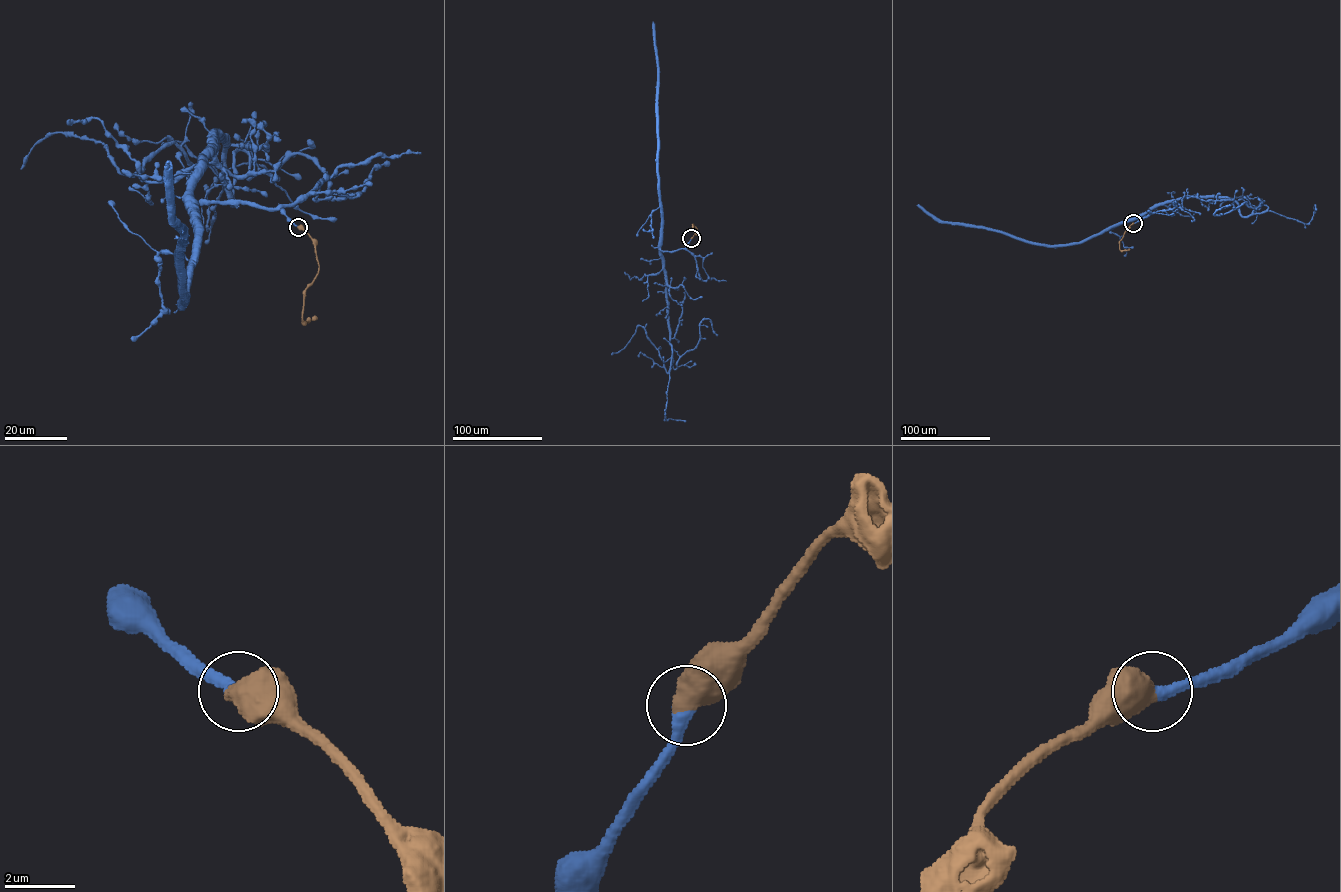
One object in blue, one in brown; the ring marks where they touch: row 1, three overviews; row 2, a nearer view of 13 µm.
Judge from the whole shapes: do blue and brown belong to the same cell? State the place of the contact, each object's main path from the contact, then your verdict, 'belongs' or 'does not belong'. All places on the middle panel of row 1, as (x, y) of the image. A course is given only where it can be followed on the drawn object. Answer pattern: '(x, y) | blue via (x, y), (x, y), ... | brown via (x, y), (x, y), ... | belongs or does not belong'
(691, 238) | blue via (691, 238), (685, 248), (660, 249), (671, 369), (666, 371), (658, 350), (639, 325), (624, 348), (611, 354) | brown via (691, 238), (697, 229), (692, 224), (696, 234) | belongs

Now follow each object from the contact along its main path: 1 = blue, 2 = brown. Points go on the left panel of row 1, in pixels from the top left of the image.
1: (298, 226), (191, 199), (214, 136), (231, 202), (174, 143), (124, 174), (101, 142), (51, 133), (21, 169)
2: (298, 227), (312, 238), (319, 266), (316, 276), (304, 290), (302, 316), (305, 322), (316, 317)

